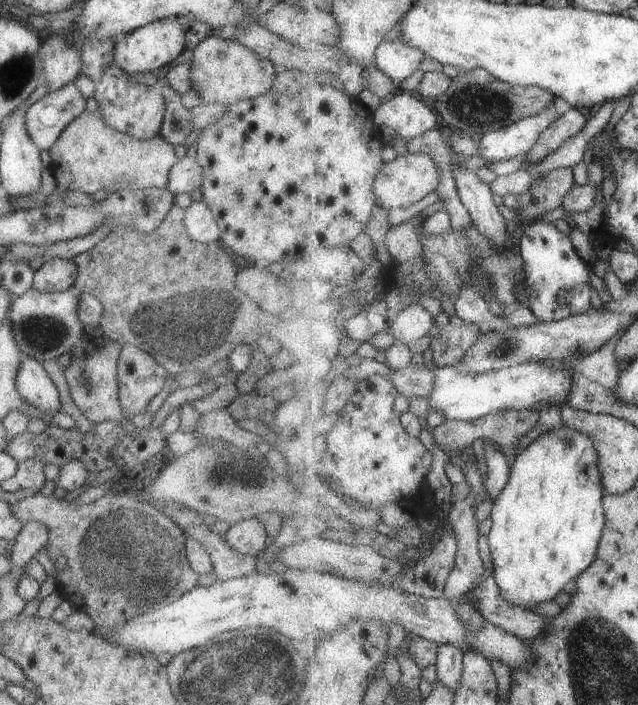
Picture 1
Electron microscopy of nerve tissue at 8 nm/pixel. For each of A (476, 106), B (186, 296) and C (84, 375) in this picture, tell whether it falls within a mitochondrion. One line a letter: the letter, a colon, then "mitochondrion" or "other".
A: mitochondrion
B: mitochondrion
C: mitochondrion

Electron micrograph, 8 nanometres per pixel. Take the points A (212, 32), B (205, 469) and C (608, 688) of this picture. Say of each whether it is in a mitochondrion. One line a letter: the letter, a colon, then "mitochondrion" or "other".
A: other
B: mitochondrion
C: mitochondrion

